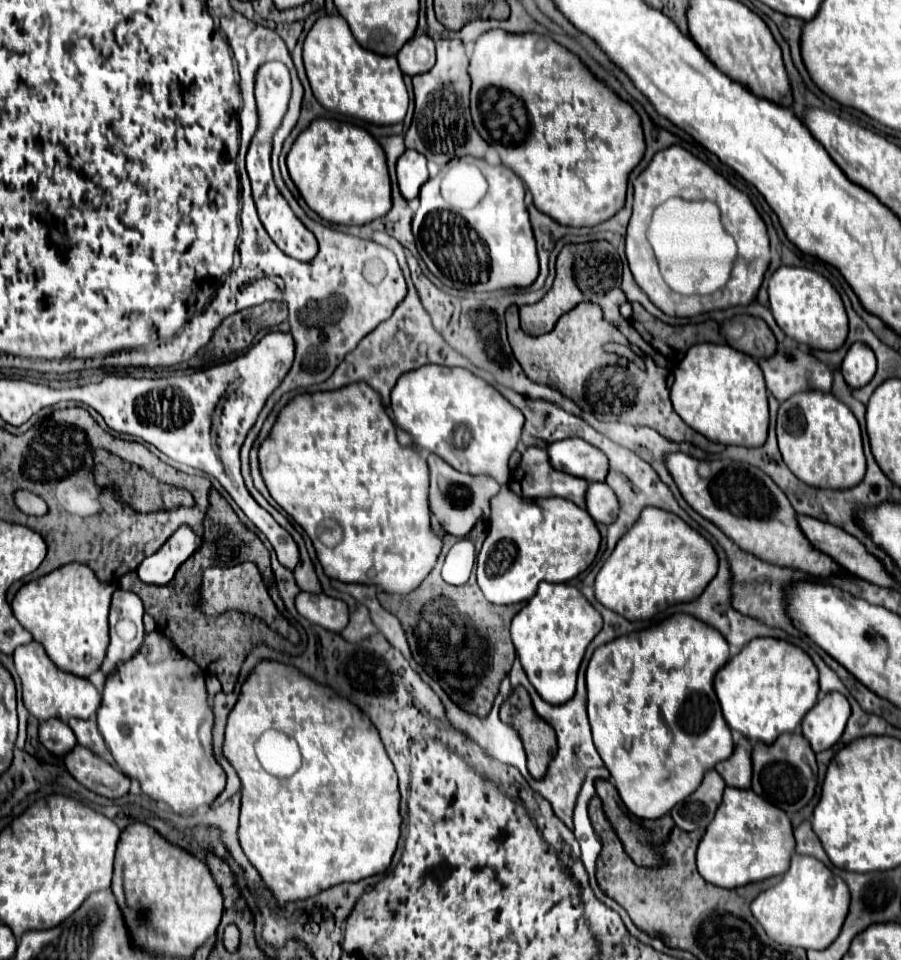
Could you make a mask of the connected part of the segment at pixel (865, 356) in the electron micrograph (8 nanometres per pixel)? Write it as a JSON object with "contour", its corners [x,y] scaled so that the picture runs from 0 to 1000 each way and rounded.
{"contour":[[[956,355],[947,357],[933,378],[933,389],[942,403],[960,403],[971,391],[971,368],[964,359]]]}

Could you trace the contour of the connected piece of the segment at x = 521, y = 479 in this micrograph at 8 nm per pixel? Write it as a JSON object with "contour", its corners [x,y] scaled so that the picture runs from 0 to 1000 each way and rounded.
{"contour":[[[585,466],[580,470],[580,478],[572,493],[572,499],[583,520],[625,518],[643,528],[649,528],[649,511],[654,503],[643,497],[616,491],[609,484],[605,468]]]}

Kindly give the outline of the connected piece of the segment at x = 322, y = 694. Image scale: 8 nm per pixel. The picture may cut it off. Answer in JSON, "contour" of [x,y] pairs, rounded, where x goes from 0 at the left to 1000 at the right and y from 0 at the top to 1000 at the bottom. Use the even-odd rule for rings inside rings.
{"contour":[[[301,689],[287,691],[270,711],[265,730],[254,743],[248,789],[259,797],[267,811],[265,878],[279,901],[285,903],[307,945],[350,934],[356,928],[385,918],[394,920],[425,909],[434,901],[445,870],[443,822],[436,795],[410,747],[392,732],[376,728],[365,716],[352,714],[325,695]],[[296,759],[314,761],[330,772],[336,797],[327,807],[310,811],[290,799],[283,786],[283,772]]]}

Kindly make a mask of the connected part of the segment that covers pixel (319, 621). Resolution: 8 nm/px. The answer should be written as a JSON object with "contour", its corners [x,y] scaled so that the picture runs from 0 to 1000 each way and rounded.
{"contour":[[[332,618],[327,622],[327,634],[345,649],[363,655],[363,657],[381,657],[385,647],[387,647],[387,639],[385,639],[385,630],[376,624],[363,622],[363,620],[347,620],[347,618]]]}

